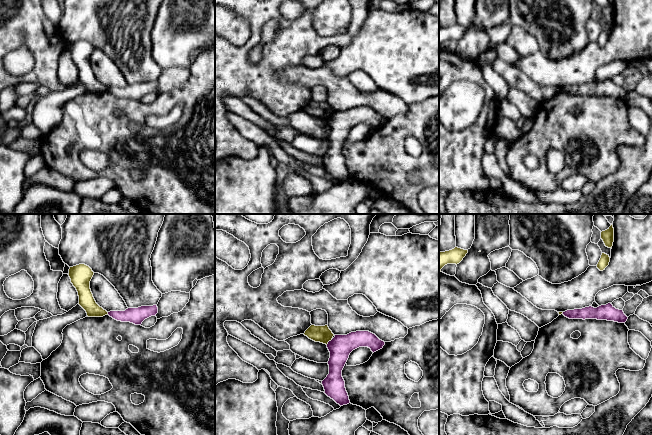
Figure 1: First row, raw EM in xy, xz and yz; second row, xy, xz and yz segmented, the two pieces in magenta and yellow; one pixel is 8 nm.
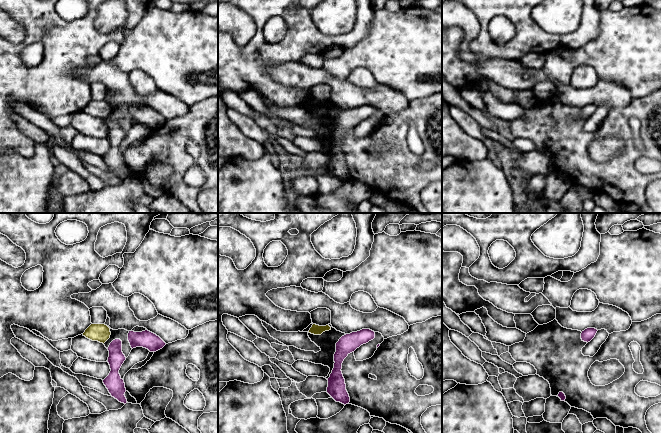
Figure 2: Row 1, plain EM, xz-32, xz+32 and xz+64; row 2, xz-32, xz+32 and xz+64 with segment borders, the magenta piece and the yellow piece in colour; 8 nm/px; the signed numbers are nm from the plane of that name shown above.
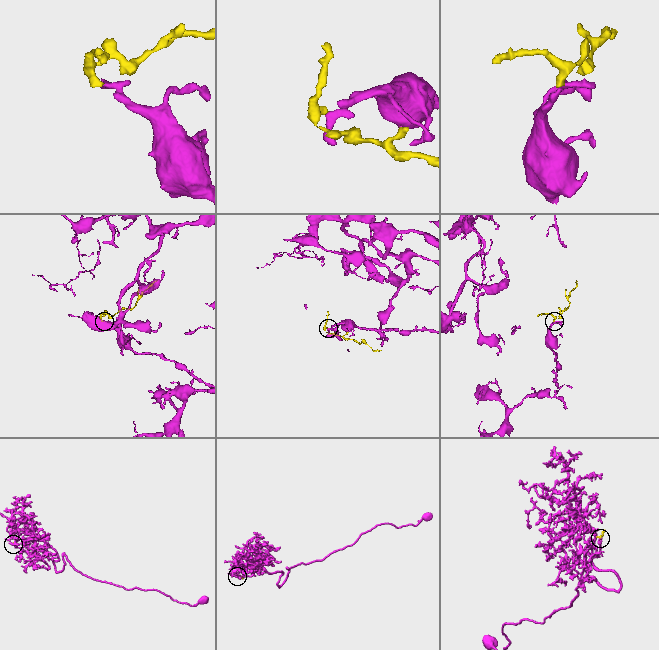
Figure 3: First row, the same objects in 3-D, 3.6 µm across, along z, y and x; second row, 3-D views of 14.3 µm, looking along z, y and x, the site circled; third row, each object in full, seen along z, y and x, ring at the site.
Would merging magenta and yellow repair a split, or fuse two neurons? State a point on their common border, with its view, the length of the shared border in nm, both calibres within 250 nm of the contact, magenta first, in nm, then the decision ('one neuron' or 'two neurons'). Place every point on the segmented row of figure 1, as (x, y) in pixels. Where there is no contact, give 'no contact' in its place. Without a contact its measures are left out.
xz (329, 341) | 70 nm | 190/140 nm | two neurons

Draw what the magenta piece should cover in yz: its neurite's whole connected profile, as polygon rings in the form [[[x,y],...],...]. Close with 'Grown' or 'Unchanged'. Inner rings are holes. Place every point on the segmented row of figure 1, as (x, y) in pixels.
[[[611,303],[597,308],[592,306],[582,309],[567,310],[563,315],[569,319],[597,319],[625,323],[628,317],[623,310],[616,309]]]. Unchanged

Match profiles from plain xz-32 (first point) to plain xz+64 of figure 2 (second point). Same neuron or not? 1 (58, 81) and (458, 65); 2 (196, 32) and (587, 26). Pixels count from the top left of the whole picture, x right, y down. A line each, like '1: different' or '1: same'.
1: same
2: different

